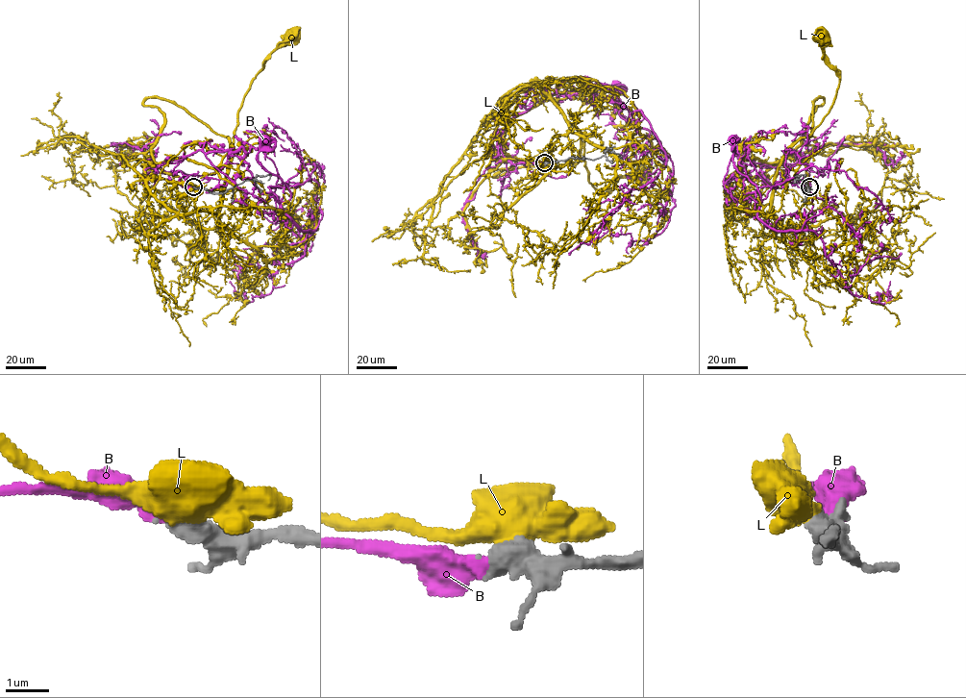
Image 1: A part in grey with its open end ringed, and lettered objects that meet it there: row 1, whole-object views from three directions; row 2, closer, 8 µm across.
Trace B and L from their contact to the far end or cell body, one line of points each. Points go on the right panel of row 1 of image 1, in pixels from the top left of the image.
B: (809, 186), (804, 162), (771, 167), (737, 150), (723, 183), (738, 200), (761, 201), (734, 165), (733, 139)
L: (808, 186), (827, 218), (782, 229), (772, 212), (777, 171), (838, 88), (821, 37)

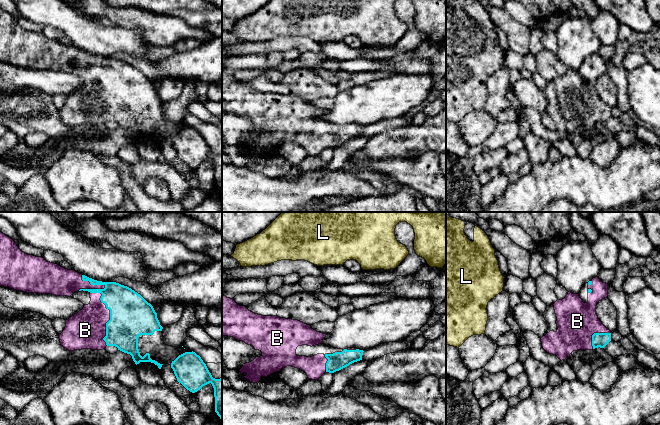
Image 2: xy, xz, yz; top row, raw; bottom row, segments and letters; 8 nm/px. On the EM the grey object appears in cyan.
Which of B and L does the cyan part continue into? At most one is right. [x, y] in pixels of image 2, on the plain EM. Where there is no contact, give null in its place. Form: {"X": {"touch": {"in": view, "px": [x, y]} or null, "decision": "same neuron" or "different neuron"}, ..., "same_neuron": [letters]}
{"B": {"touch": {"in": "xy", "px": [110, 90]}, "decision": "same neuron"}, "L": {"touch": null, "decision": "different neuron"}, "same_neuron": ["B"]}

